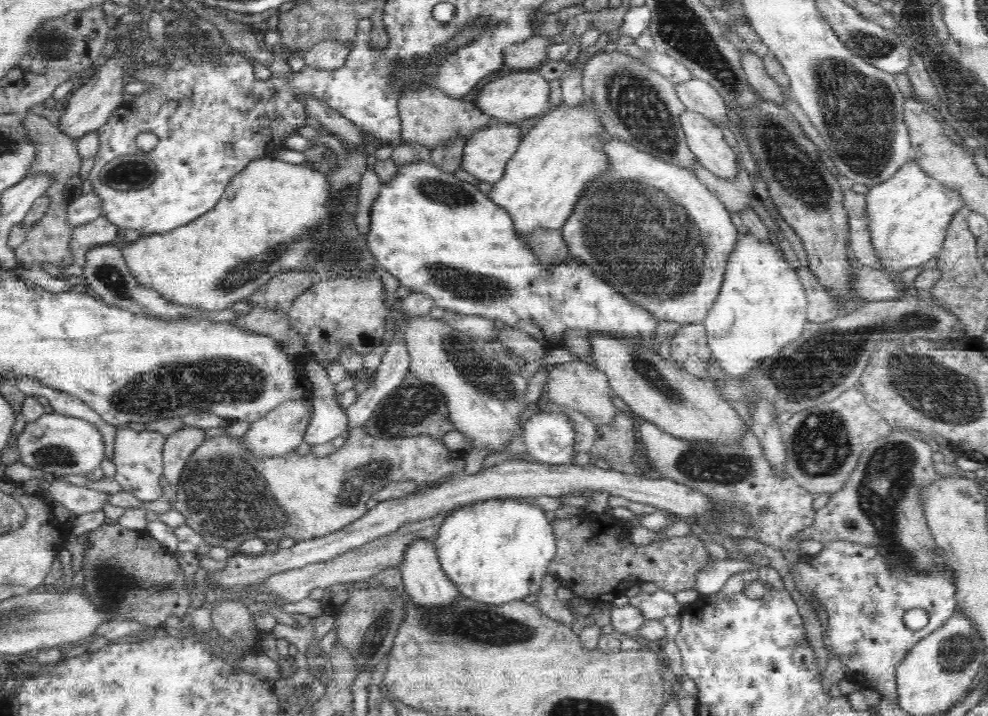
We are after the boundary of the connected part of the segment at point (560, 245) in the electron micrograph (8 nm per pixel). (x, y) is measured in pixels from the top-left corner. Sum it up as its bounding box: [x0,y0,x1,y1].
[526,229,568,264]

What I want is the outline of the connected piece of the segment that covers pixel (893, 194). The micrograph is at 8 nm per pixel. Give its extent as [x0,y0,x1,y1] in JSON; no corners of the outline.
[866,159,965,277]

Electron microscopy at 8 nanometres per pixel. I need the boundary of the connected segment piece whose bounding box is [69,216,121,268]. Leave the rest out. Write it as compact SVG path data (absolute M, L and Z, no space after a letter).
M102 216L76 227L74 234L72 234L71 248L69 249L72 256L75 256L76 266L82 268L85 266L85 254L90 248L114 244L118 240L117 236L120 229L116 224Z

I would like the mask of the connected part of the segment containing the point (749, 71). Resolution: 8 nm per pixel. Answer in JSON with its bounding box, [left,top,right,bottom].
[739,51,783,105]

